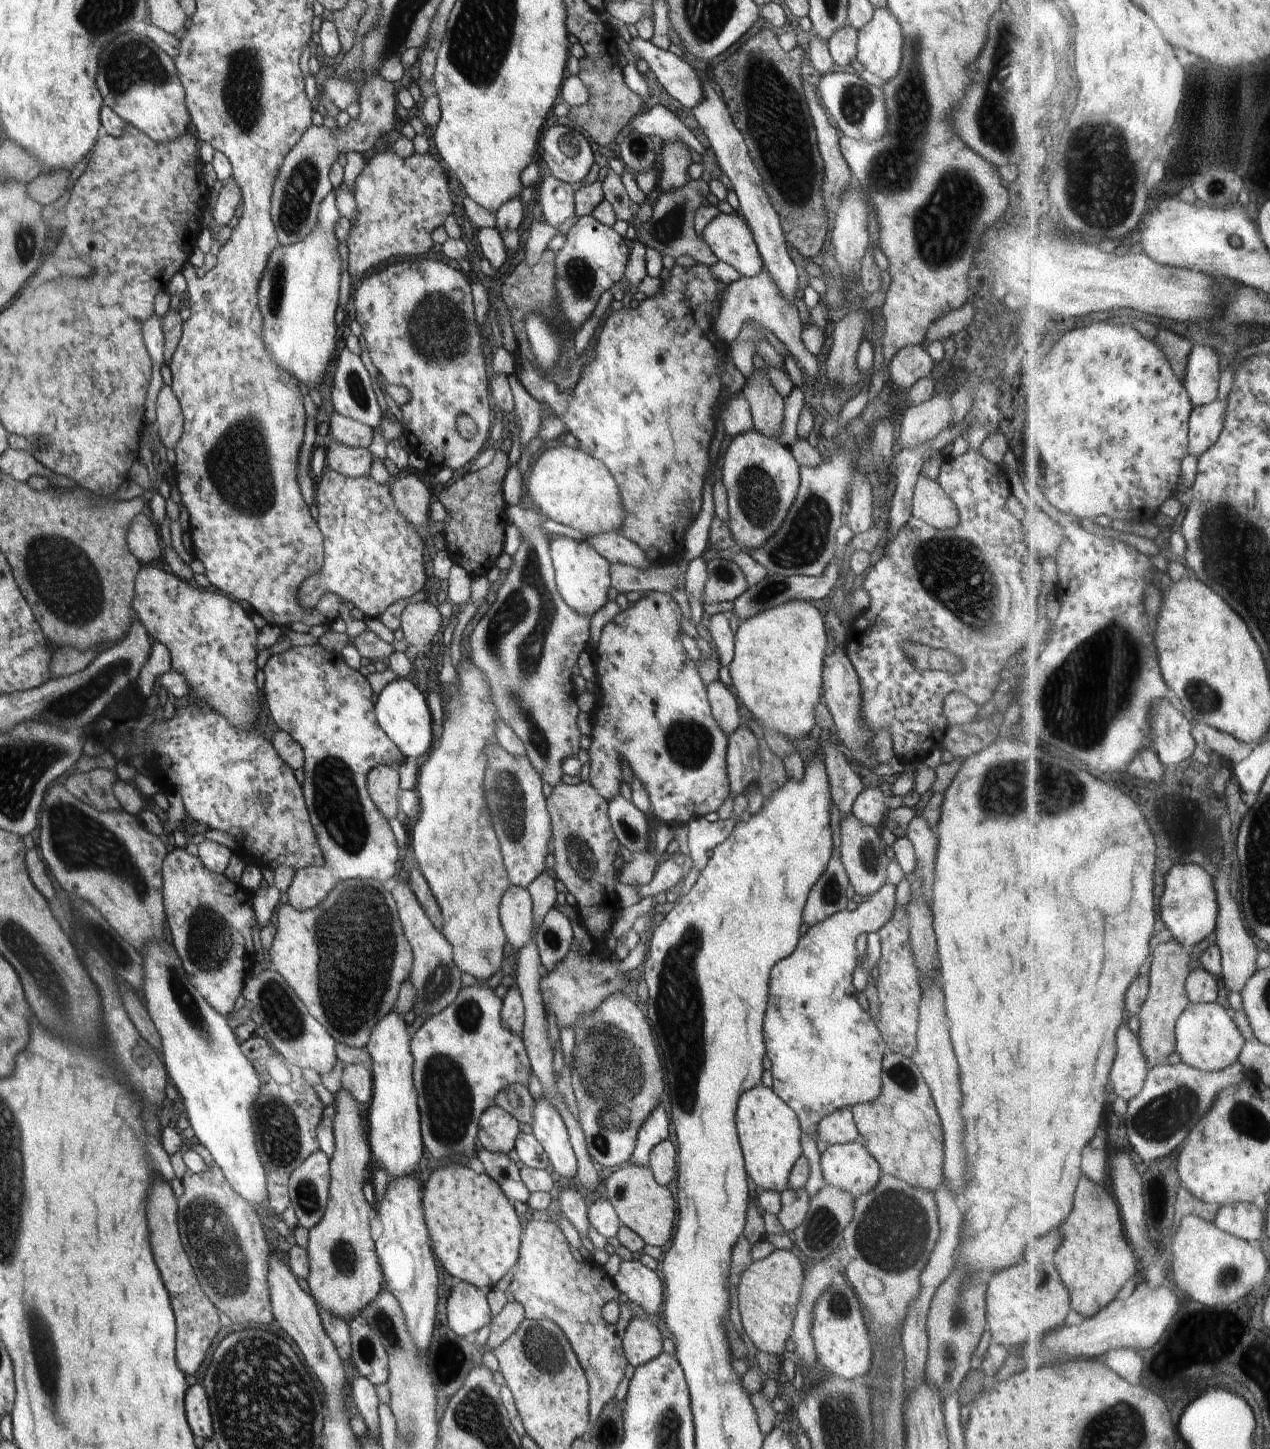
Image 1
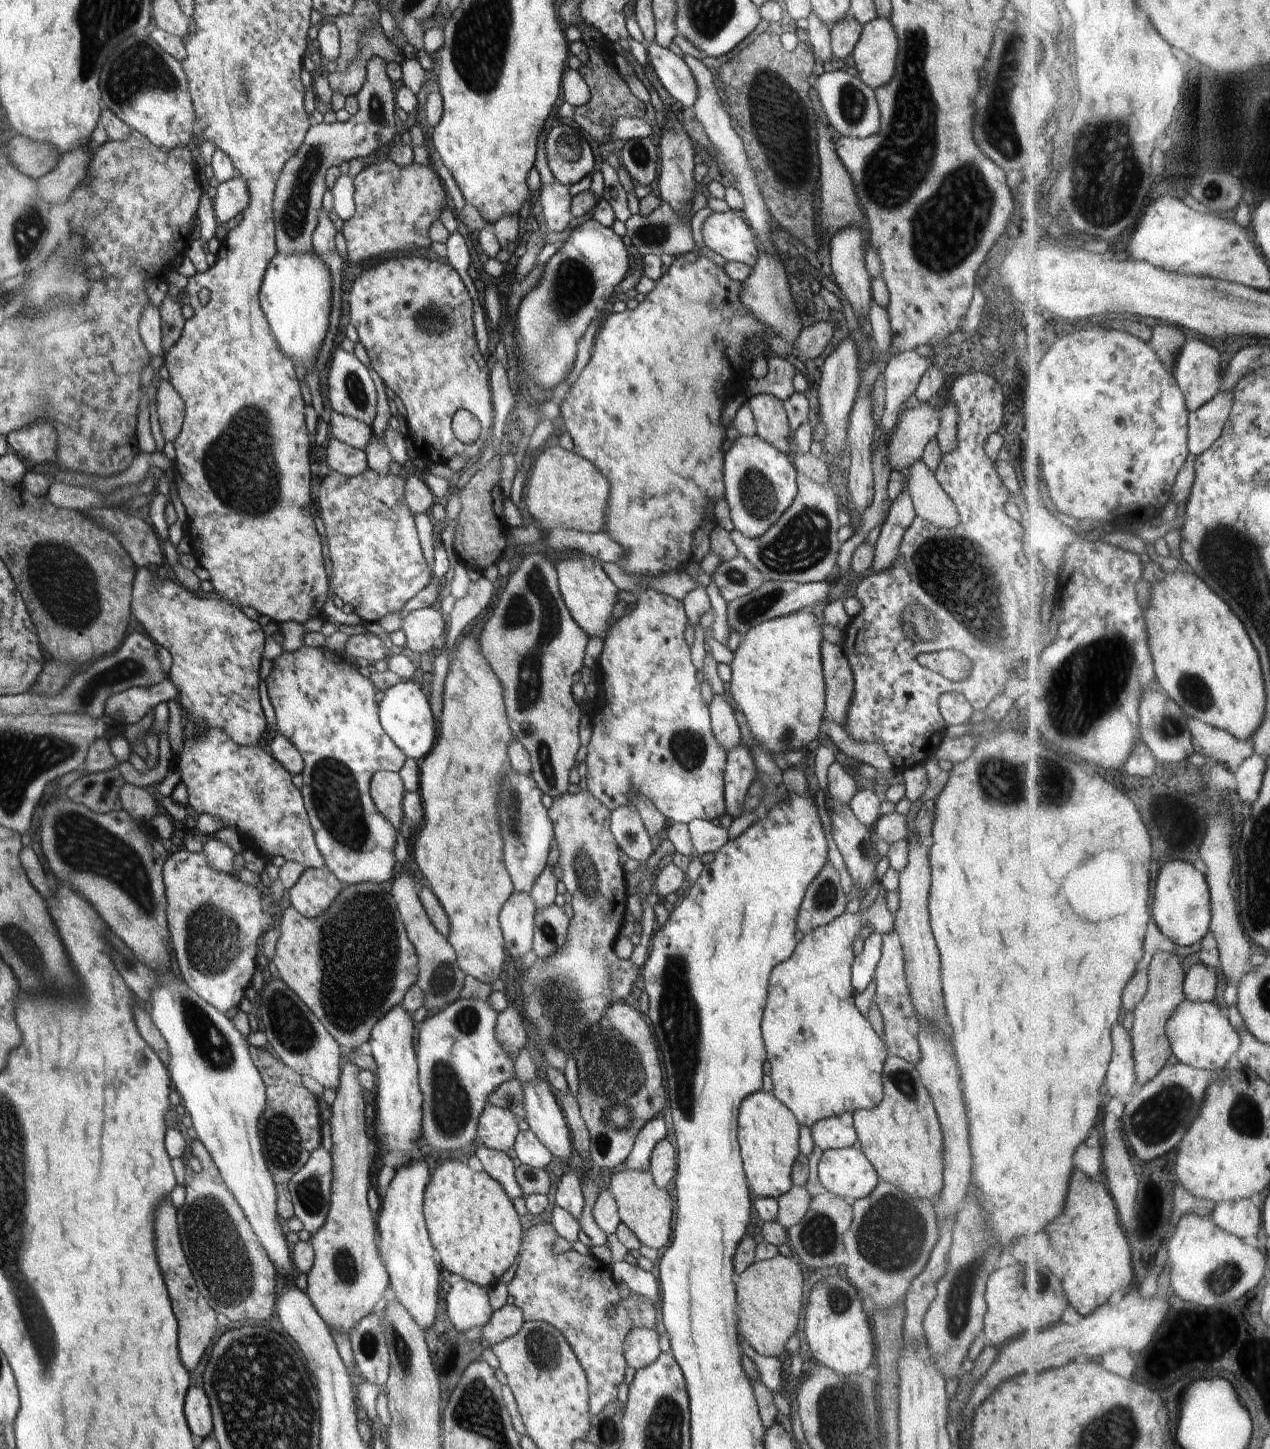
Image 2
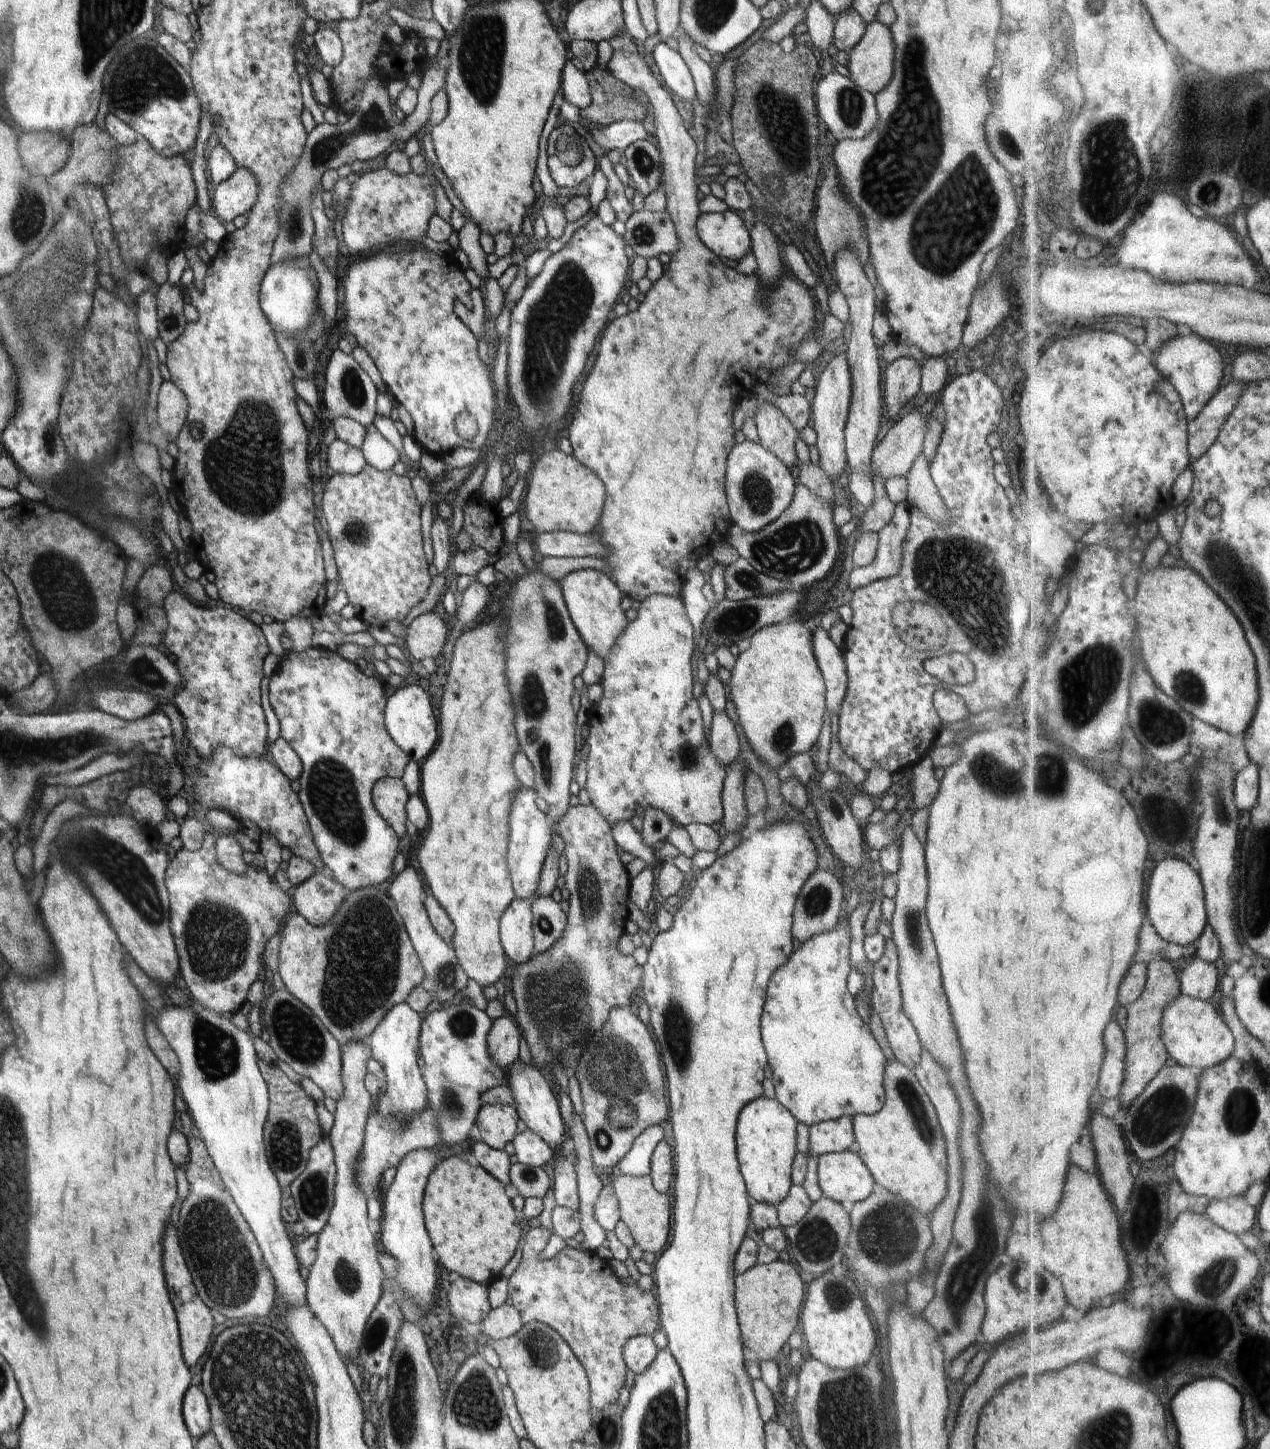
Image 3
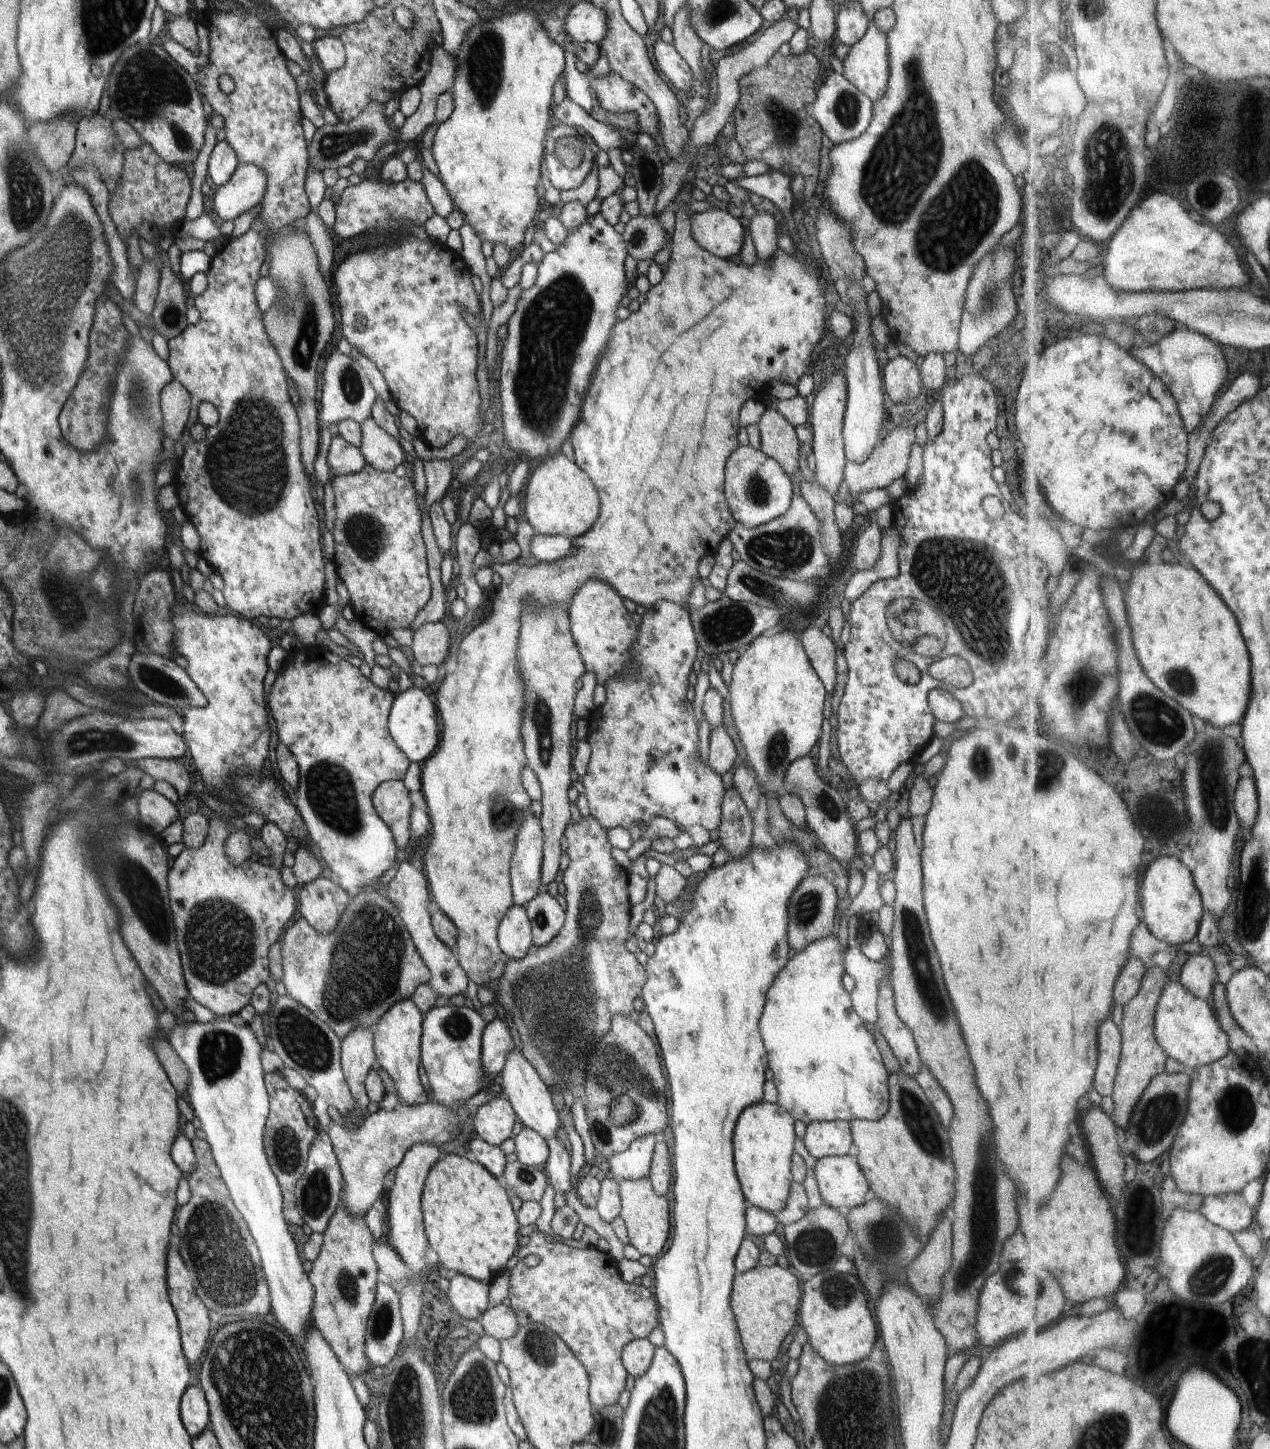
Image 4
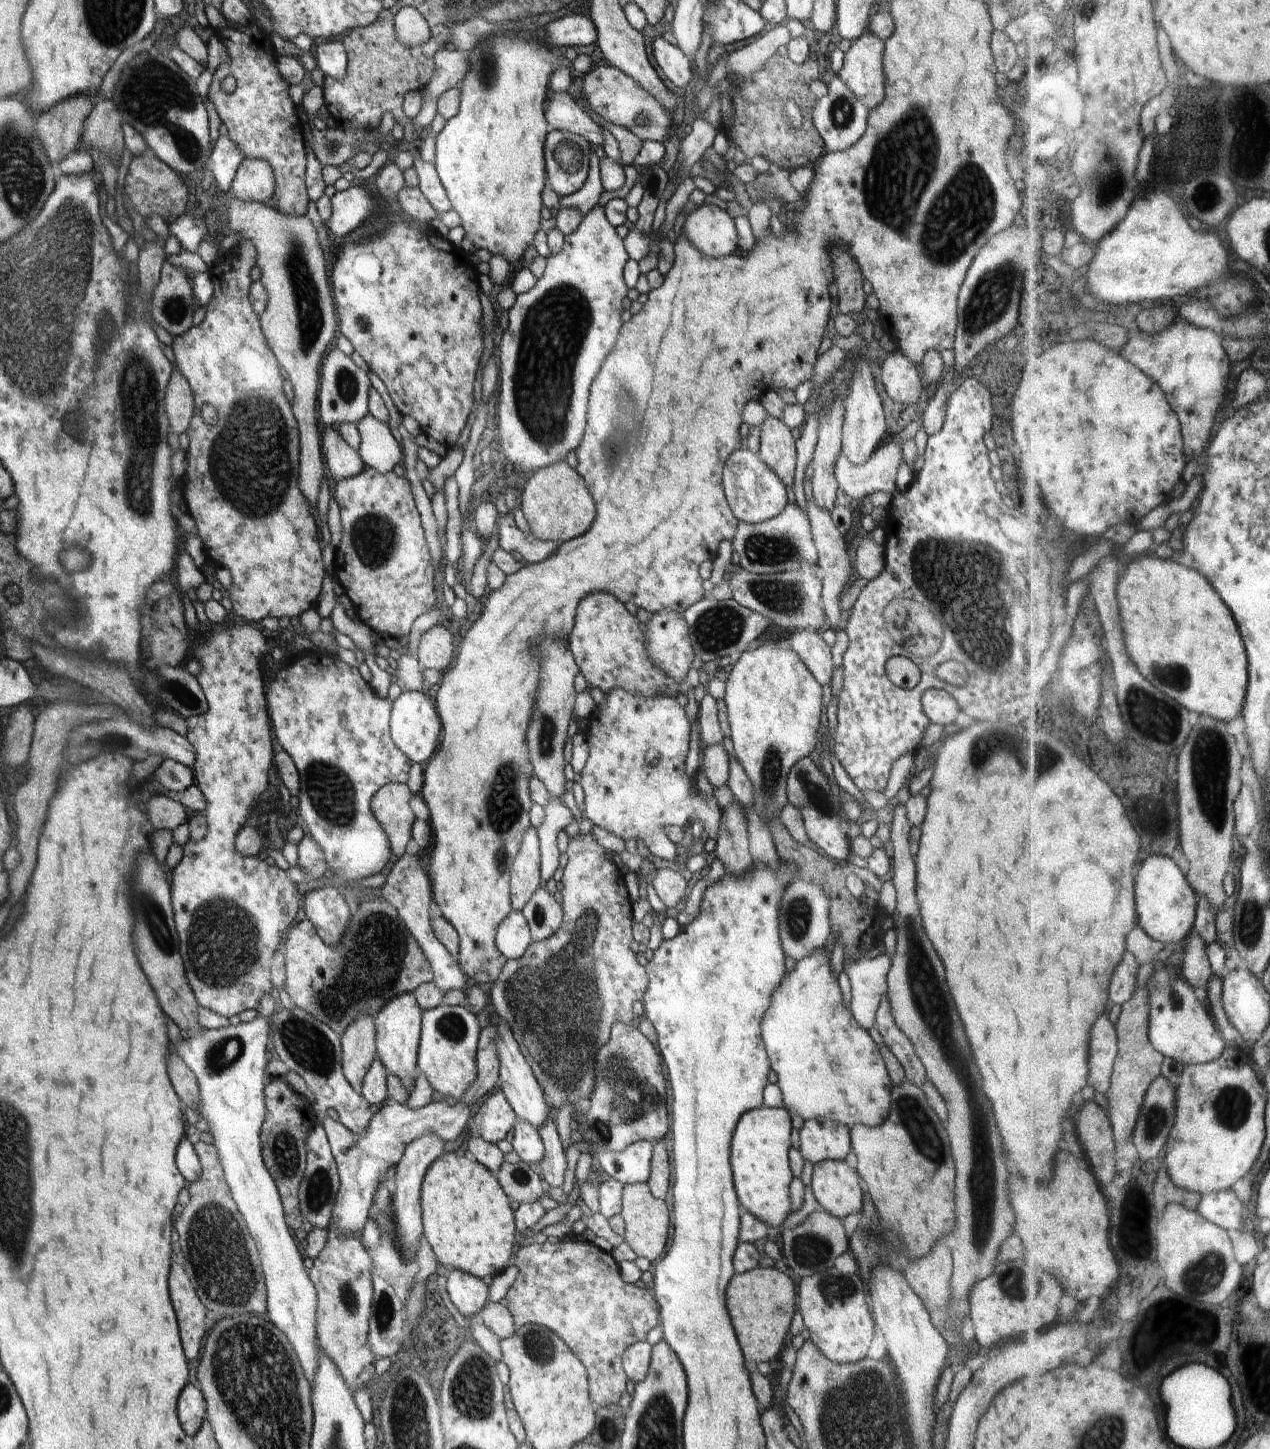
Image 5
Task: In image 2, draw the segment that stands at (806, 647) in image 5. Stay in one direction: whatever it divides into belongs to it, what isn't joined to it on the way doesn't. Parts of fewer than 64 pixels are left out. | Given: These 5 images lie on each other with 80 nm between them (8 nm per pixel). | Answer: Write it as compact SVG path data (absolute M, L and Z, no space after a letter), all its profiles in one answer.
M822 639L821 665L825 682L825 712L843 728L854 688L852 671L840 646Z

